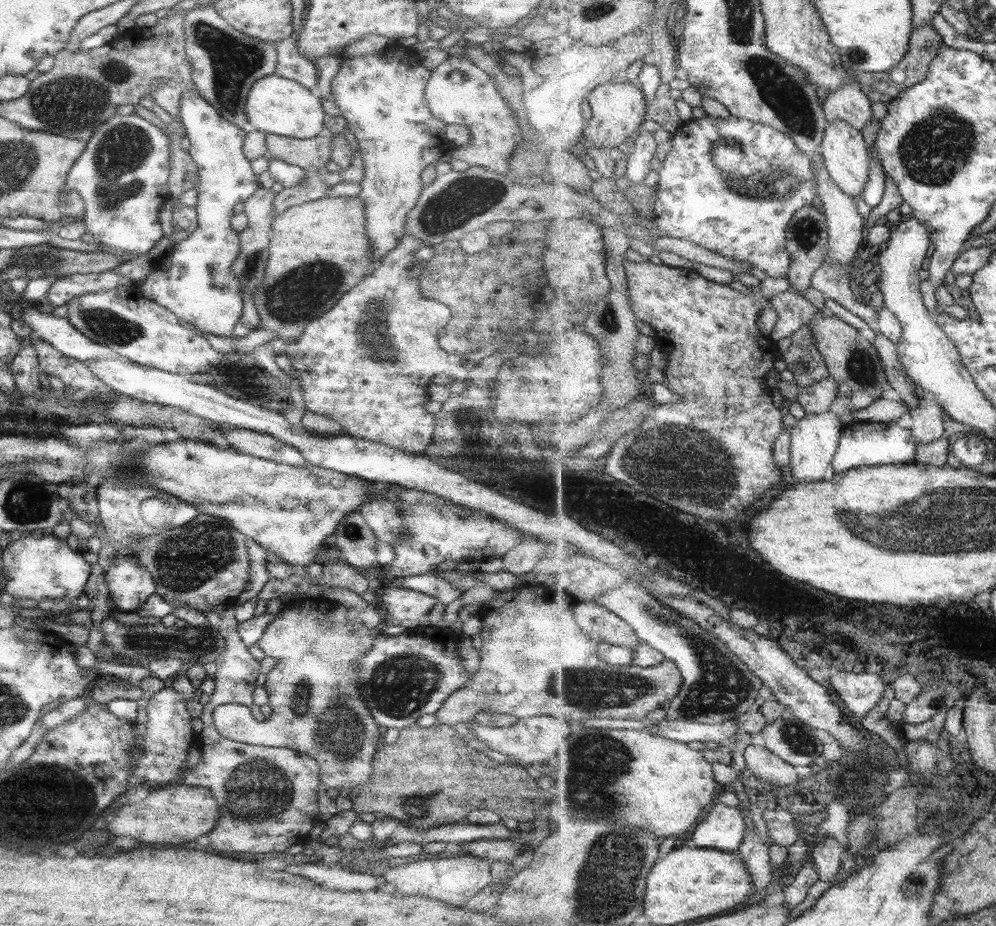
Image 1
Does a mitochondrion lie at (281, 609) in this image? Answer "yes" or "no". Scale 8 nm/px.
no

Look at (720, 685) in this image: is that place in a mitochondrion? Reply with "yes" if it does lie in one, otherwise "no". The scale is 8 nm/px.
yes

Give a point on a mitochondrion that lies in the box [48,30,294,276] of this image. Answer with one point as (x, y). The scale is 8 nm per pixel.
(125, 146)

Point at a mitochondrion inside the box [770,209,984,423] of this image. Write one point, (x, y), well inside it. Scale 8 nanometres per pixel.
(862, 369)

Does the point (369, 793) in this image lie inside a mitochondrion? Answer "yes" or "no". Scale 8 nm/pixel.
no

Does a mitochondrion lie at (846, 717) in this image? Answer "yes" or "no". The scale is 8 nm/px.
no

